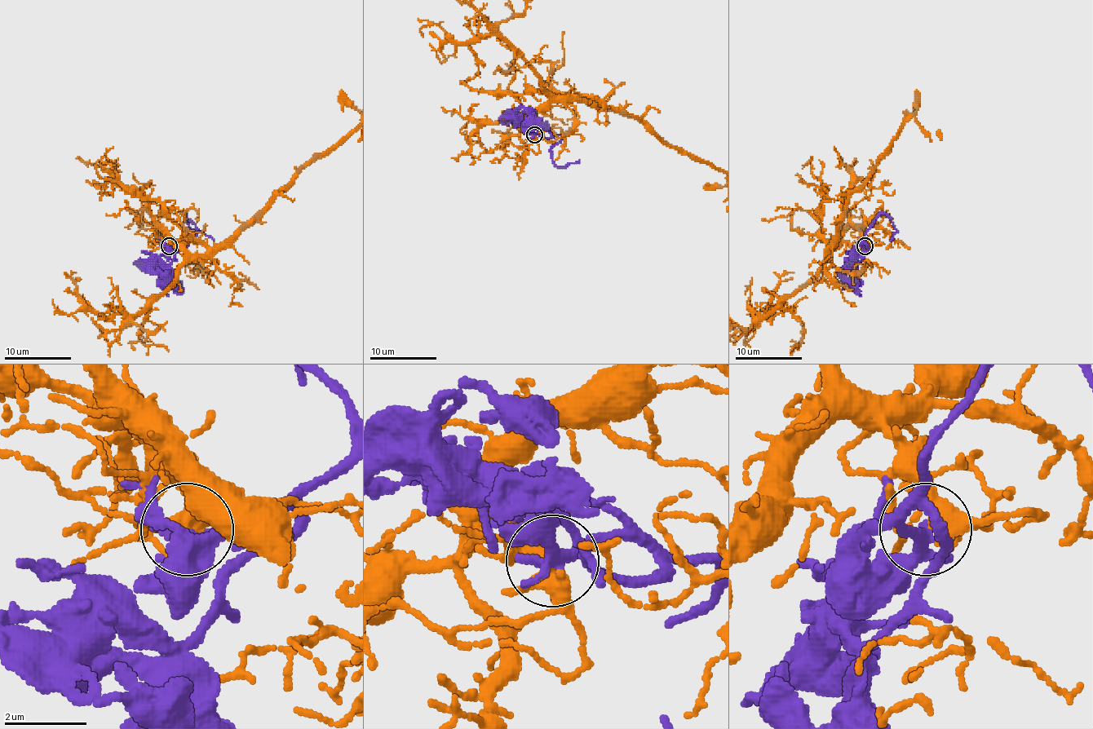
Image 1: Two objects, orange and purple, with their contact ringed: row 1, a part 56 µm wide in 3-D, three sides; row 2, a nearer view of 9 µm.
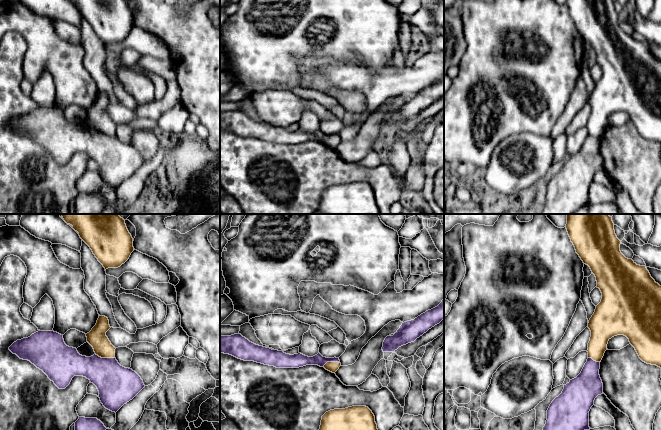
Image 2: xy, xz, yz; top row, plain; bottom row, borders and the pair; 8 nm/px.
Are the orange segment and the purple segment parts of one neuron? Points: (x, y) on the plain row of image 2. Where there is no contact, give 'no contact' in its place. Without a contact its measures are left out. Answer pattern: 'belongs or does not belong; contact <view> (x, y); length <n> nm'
does not belong; contact xy (105, 133); length 170 nm

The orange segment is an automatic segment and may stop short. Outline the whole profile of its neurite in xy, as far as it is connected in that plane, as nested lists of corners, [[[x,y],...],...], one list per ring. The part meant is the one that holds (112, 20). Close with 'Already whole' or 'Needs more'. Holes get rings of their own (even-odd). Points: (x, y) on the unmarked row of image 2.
[[[70,0],[106,45],[118,44],[134,27],[126,0]]]. Already whole

